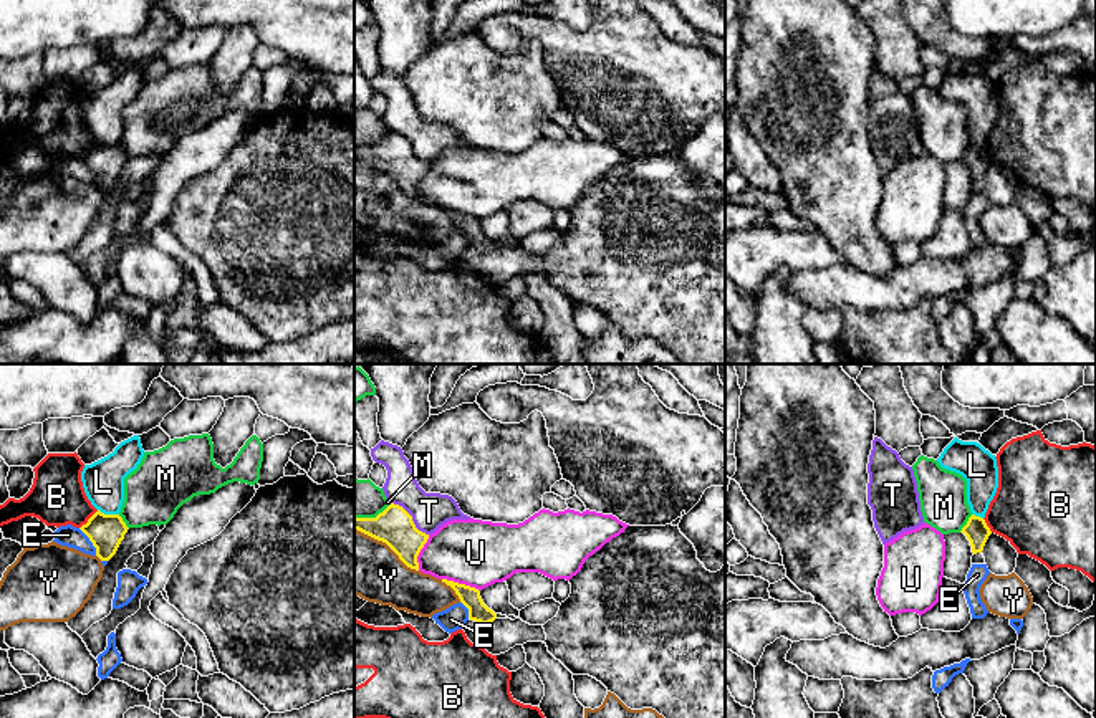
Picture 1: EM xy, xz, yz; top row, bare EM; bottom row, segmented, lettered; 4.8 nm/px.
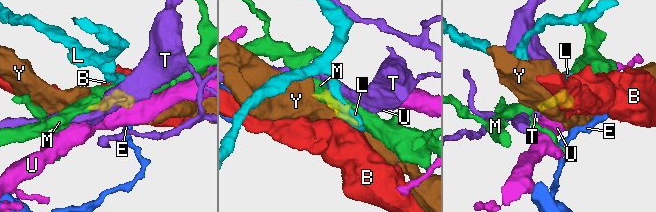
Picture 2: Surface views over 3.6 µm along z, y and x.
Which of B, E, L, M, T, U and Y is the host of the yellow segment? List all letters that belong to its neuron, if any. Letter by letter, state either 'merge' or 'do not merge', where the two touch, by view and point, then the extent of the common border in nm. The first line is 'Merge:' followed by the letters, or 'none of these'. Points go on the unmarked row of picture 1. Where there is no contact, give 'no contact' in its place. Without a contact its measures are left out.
Merge: none of these
B: do not merge; meets yellow in xy at (88, 149); contact 130 nm long
E: do not merge; meets yellow in xy at (90, 169); contact 160 nm long
L: do not merge; meets yellow in xy at (108, 144); contact 110 nm long
M: do not merge; meets yellow in yz at (967, 153); contact 110 nm long
T: do not merge; meets yellow in xz at (411, 148); contact 240 nm long
U: do not merge; meets yellow in xz at (461, 214); contact 200 nm long
Y: do not merge; meets yellow in xz at (386, 172); contact 380 nm long

